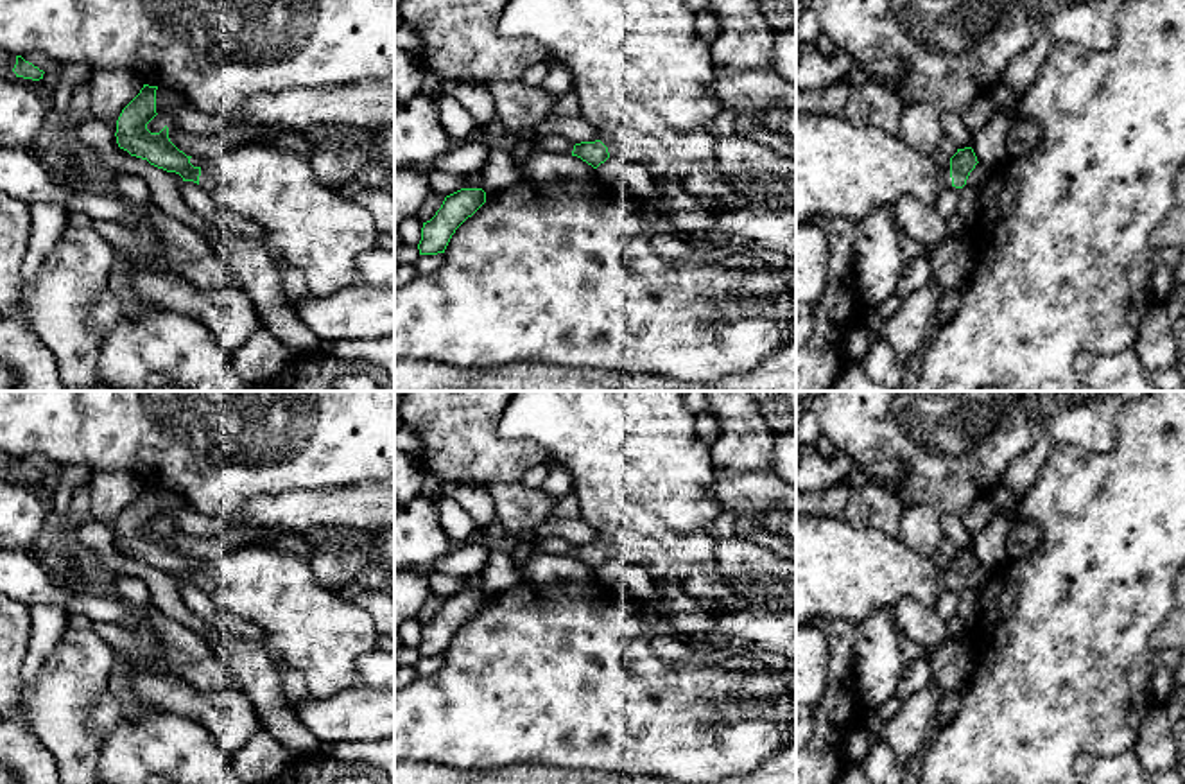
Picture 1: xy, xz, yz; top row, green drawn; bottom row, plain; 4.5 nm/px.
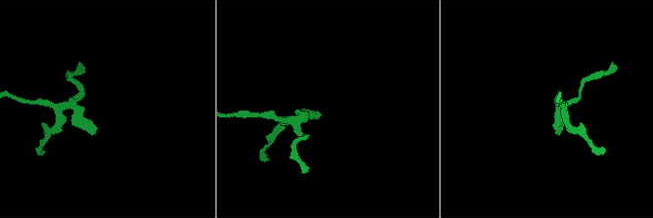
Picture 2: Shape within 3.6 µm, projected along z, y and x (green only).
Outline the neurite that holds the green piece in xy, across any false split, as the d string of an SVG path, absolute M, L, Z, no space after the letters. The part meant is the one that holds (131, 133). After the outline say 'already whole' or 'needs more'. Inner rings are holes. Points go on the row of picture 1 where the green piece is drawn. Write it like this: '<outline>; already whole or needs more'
M143 84L140 93L122 109L115 133L120 149L158 169L179 174L183 181L201 185L219 208L260 226L269 249L307 276L308 294L324 298L359 282L357 260L362 253L376 248L380 235L369 210L342 197L333 188L323 187L307 160L271 144L242 145L203 167L194 167L192 156L170 142L167 126L160 133L147 129L147 124L158 115L156 90L158 86Z; needs more

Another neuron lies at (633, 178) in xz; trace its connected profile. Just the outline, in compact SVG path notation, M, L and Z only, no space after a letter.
M610 156L595 169L595 176L602 181L613 183L638 199L653 201L658 212L665 217L672 213L670 205L656 190L654 178L638 163Z

